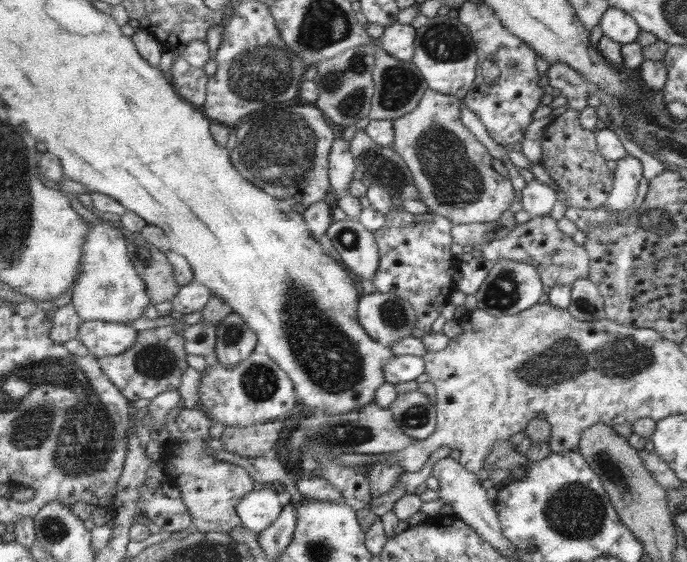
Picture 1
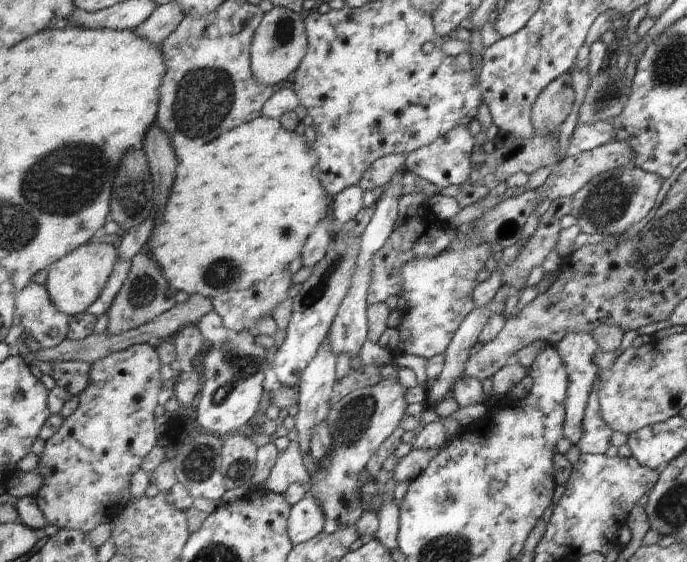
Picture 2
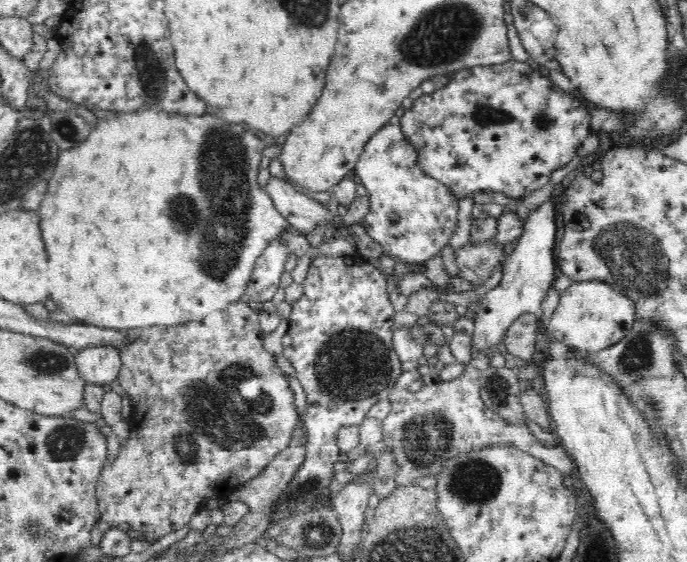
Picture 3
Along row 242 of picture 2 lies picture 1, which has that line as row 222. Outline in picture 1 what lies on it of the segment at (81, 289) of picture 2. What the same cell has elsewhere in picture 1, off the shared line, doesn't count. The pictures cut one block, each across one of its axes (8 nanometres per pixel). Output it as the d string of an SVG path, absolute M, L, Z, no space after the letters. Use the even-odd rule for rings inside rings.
M107 220L103 224L91 224L91 232L87 234L87 244L83 250L83 260L85 260L83 262L83 274L79 276L75 288L71 290L71 310L75 314L79 314L85 322L105 320L105 322L117 322L117 324L131 324L131 320L143 316L145 306L153 304L153 300L147 292L145 280L139 276L137 266L133 266L133 262L129 260L127 242L125 242L121 230L107 224Z

